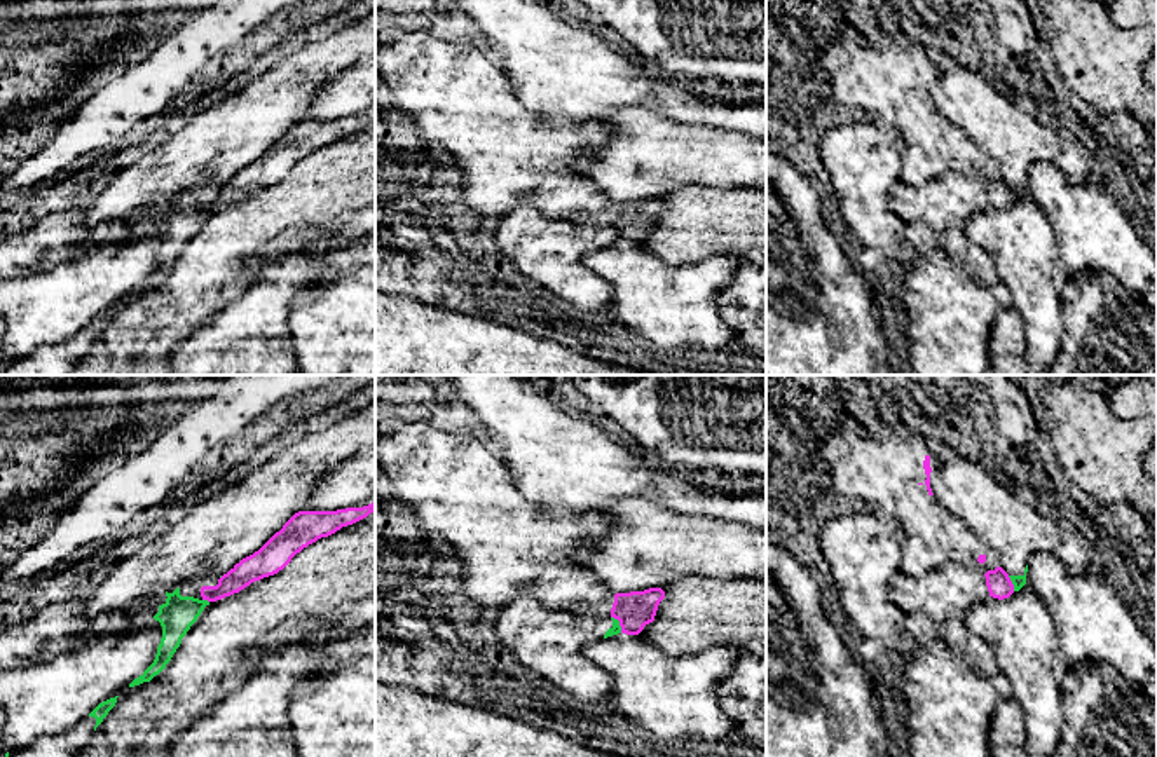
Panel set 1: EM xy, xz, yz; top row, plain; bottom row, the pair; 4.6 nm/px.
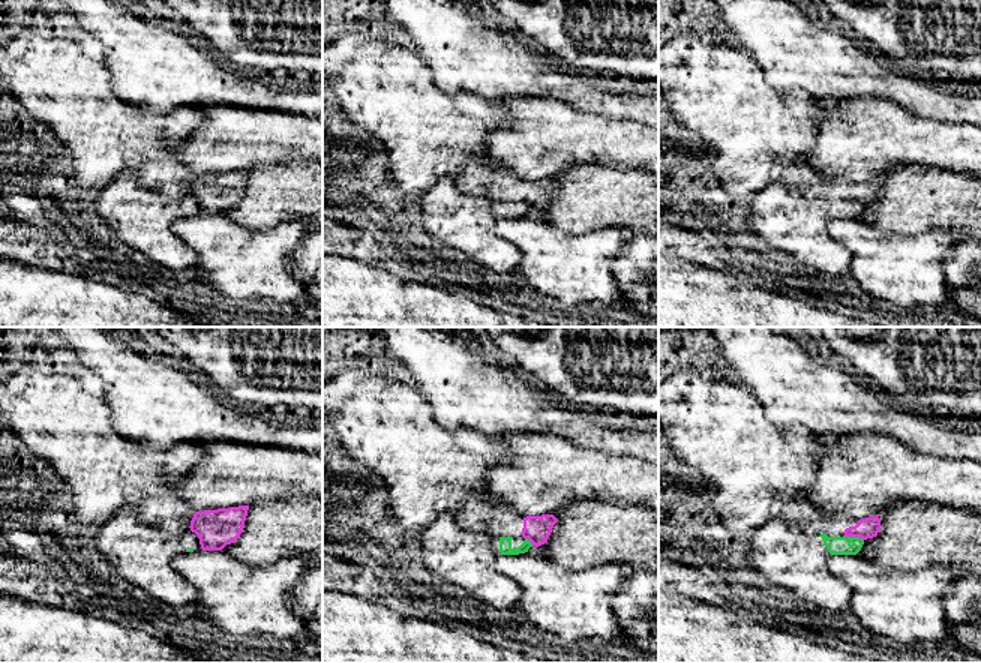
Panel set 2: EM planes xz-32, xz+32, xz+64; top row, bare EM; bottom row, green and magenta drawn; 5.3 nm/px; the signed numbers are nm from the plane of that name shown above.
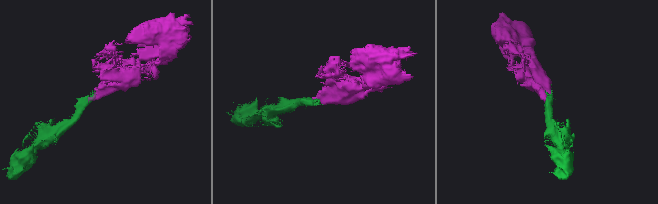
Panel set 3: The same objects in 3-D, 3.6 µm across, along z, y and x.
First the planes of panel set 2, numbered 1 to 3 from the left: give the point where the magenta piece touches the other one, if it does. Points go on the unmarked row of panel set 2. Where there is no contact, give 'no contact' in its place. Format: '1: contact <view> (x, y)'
1: no contact
2: contact xz+32 (530, 206)
3: contact xz+64 (854, 201)

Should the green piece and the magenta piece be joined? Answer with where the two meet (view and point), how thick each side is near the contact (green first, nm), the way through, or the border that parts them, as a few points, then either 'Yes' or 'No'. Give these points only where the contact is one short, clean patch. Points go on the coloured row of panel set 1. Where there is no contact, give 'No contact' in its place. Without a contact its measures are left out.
Touches green at xz (618, 623). Thickness 50 nm (green) against 170 nm. Boundary: xz (611, 616), (618, 621), (622, 632). No

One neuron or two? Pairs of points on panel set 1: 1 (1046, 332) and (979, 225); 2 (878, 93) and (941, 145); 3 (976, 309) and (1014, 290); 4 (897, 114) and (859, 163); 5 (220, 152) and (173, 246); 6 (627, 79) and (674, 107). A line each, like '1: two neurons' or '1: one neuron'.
1: one neuron
2: one neuron
3: two neurons
4: two neurons
5: one neuron
6: one neuron

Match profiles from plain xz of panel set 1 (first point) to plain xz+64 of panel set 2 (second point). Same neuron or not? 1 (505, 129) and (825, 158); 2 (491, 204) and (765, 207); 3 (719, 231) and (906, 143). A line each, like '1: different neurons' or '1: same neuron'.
1: different neurons
2: different neurons
3: different neurons

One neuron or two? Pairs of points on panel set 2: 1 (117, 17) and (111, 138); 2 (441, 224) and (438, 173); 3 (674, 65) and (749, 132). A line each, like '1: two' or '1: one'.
1: two
2: two
3: one

